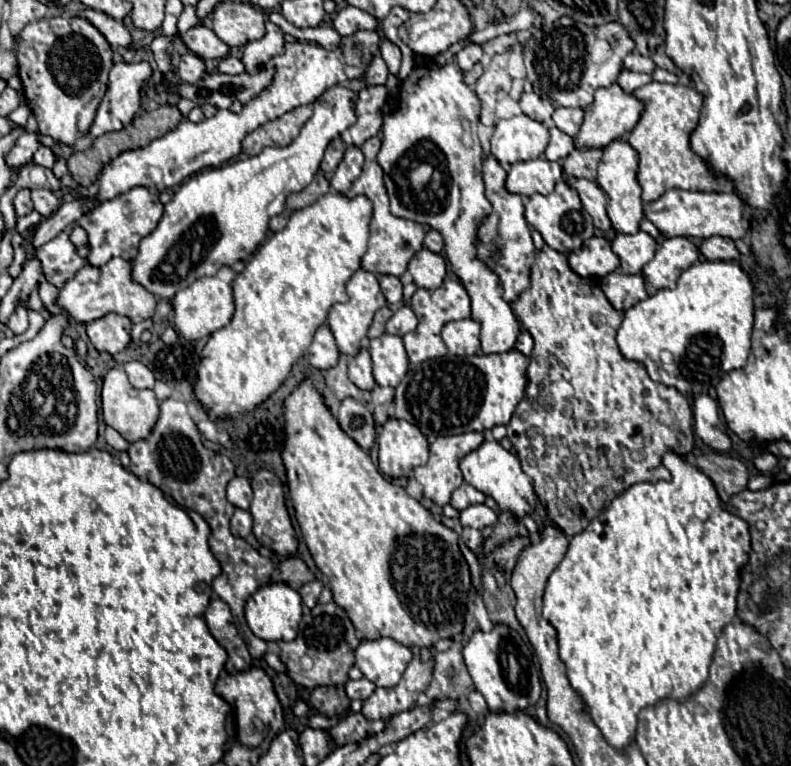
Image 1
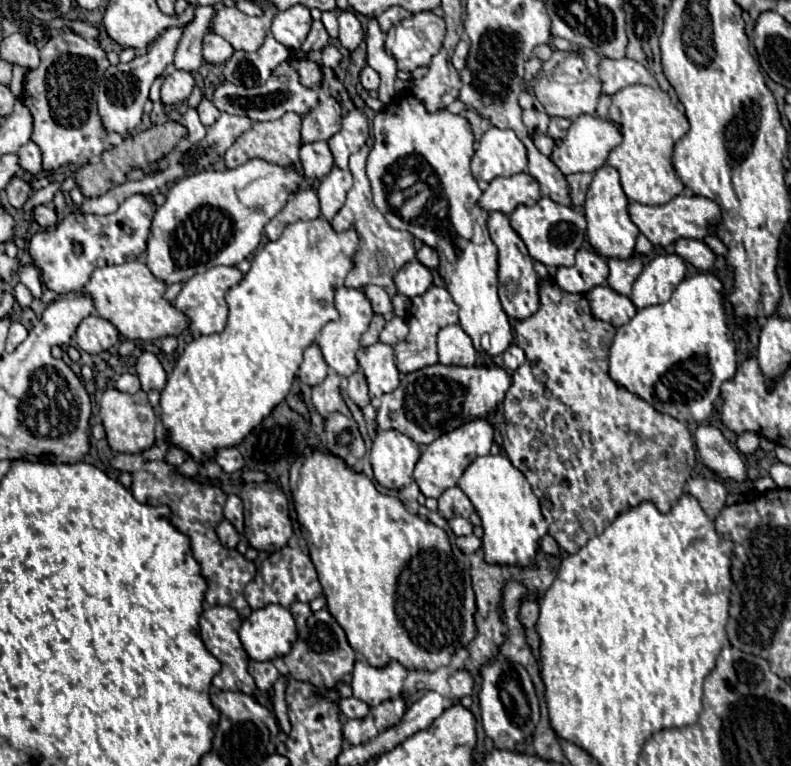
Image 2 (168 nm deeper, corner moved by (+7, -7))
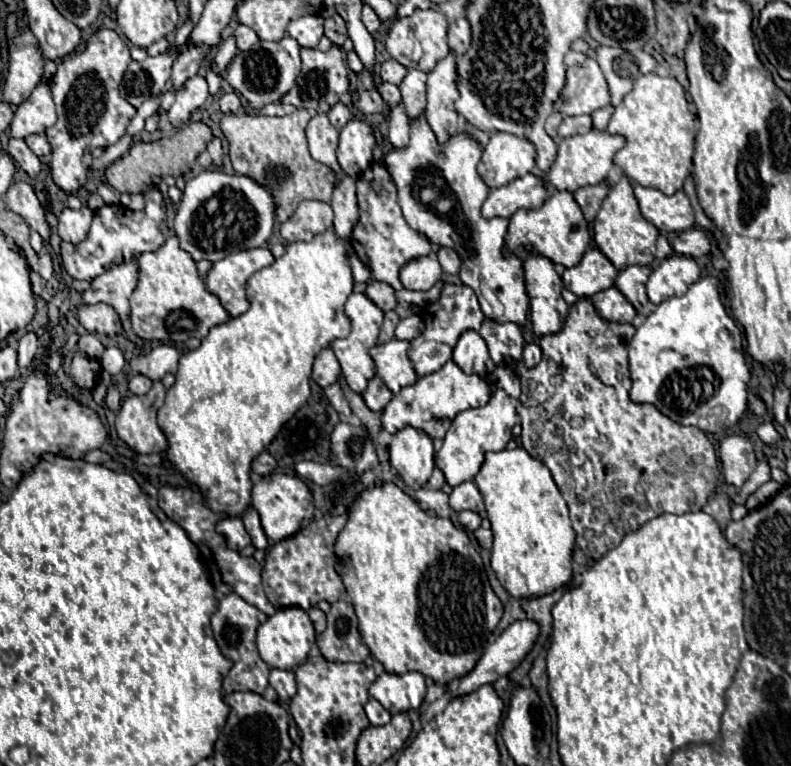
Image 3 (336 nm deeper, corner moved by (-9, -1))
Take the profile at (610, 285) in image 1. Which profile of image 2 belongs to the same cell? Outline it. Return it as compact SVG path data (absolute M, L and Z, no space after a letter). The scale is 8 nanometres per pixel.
M598 285L586 293L586 299L592 307L594 317L612 323L614 327L620 327L628 323L636 315L634 303L626 297L616 293L610 285Z

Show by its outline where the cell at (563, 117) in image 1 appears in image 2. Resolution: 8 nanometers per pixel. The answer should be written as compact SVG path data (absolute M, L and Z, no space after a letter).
M552 117L550 119L550 127L548 127L548 135L552 137L552 139L564 139L566 137L566 131L568 131L568 127L570 127L570 119L562 119L562 117Z

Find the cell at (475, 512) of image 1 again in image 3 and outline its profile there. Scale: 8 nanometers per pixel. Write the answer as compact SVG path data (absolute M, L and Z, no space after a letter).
M460 511L458 513L458 521L462 527L466 527L468 531L476 531L480 527L480 515L474 511Z

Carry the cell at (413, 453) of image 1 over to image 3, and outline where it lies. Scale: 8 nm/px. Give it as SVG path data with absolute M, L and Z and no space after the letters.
M414 427L400 429L392 437L388 453L392 469L408 487L420 489L426 485L434 469L434 447L424 431Z

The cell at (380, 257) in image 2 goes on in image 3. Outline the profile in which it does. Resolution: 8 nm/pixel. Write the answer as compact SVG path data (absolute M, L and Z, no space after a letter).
M382 161L372 163L356 183L358 189L358 205L360 205L360 219L352 231L352 247L360 255L360 259L370 267L372 277L376 281L384 281L394 289L402 289L398 281L398 271L410 259L422 257L430 253L430 241L420 235L418 231L410 229L402 217L402 211L396 203L396 185L388 175Z

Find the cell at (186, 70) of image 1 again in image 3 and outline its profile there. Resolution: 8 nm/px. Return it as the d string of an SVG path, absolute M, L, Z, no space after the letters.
M194 75L176 93L174 105L168 109L170 123L176 129L182 127L182 125L186 125L186 121L192 115L192 111L200 109L206 103L206 99L208 99L208 83L206 83L206 79L202 75Z

